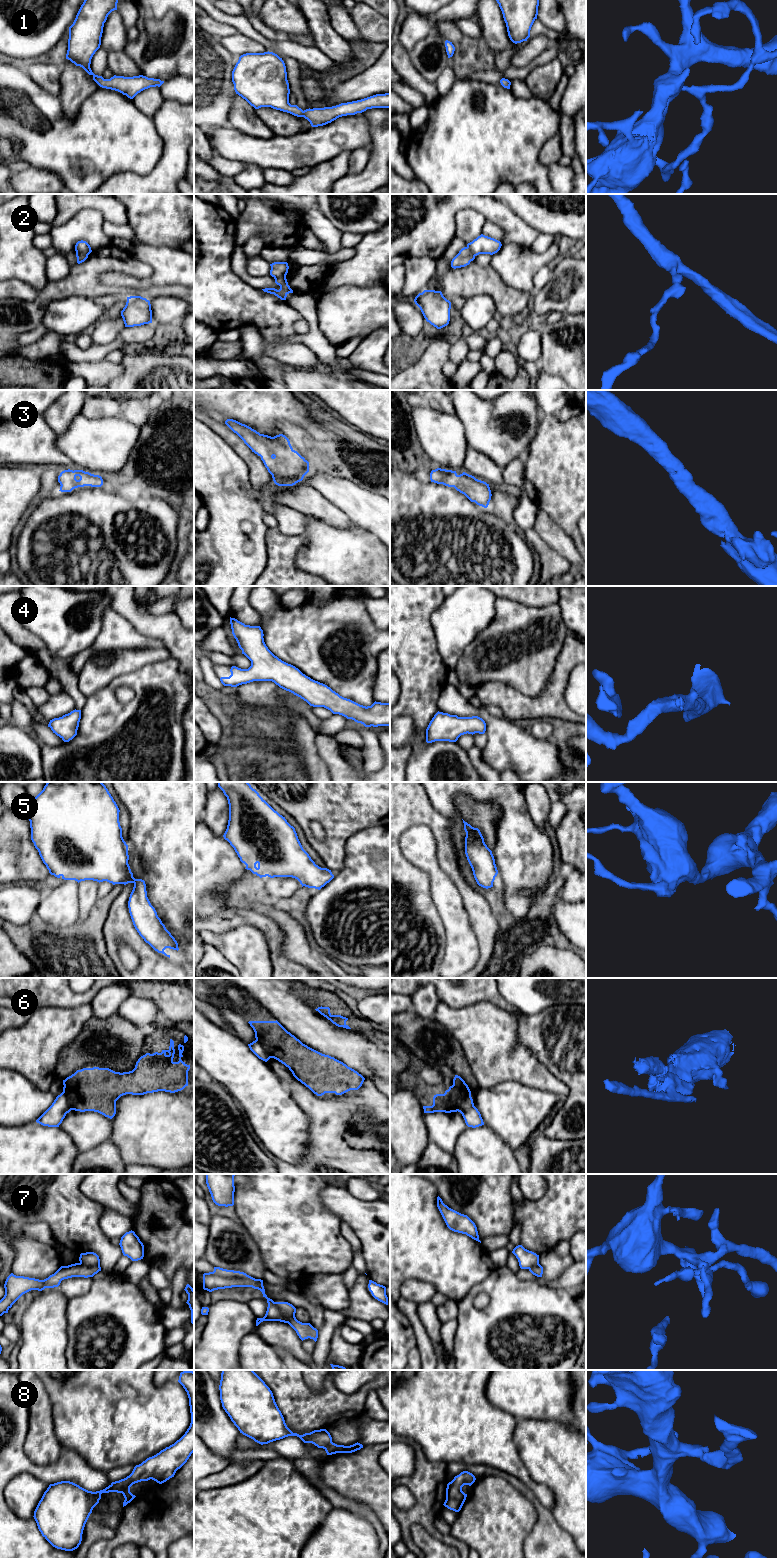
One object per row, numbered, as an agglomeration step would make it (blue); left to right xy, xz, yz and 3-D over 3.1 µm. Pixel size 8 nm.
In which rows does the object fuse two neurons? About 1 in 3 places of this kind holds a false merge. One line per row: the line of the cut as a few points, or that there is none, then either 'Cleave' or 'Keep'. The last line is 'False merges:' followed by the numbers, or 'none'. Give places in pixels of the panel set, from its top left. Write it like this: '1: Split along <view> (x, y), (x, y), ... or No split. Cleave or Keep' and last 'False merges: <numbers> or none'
1: No split. Keep
2: Split along xy (76, 251), (88, 254). Cleave
3: No split. Keep
4: No split. Keep
5: No split. Keep
6: Split along yz (470, 1093), (461, 1099), (457, 1110). Cleave
7: Split along xz (275, 1302), (275, 1305), (286, 1317), (294, 1316). Cleave
8: No split. Keep
False merges: 2, 6, 7

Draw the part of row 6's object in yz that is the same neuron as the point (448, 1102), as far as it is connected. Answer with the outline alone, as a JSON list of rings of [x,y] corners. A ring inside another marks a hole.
[[[455,1075],[453,1085],[444,1094],[434,1095],[432,1106],[423,1106],[424,1113],[457,1112],[461,1099],[468,1094],[471,1094],[468,1085],[460,1076]]]

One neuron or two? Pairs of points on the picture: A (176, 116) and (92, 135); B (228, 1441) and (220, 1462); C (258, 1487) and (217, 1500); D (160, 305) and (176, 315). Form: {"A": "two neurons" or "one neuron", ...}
{"A": "two neurons", "B": "two neurons", "C": "one neuron", "D": "one neuron"}

